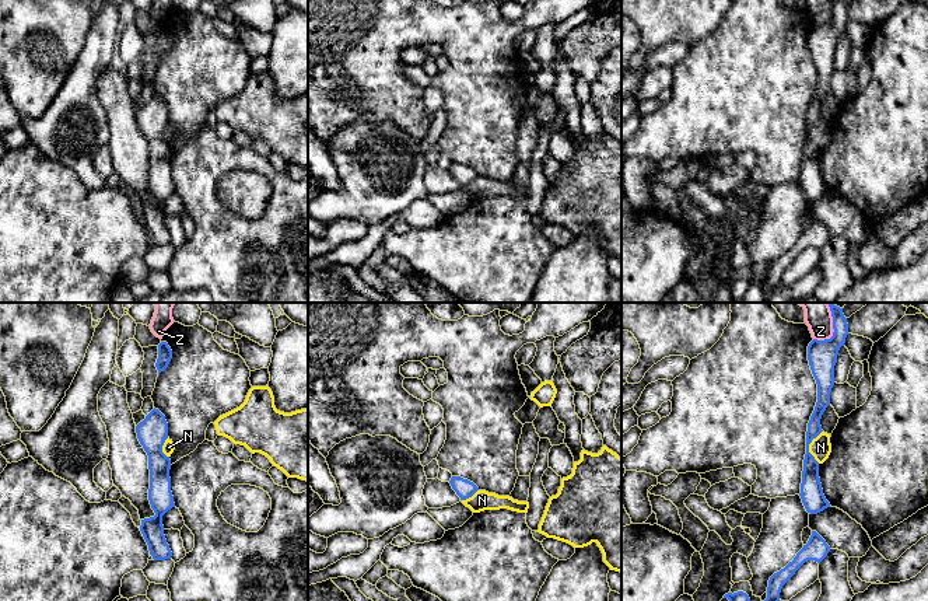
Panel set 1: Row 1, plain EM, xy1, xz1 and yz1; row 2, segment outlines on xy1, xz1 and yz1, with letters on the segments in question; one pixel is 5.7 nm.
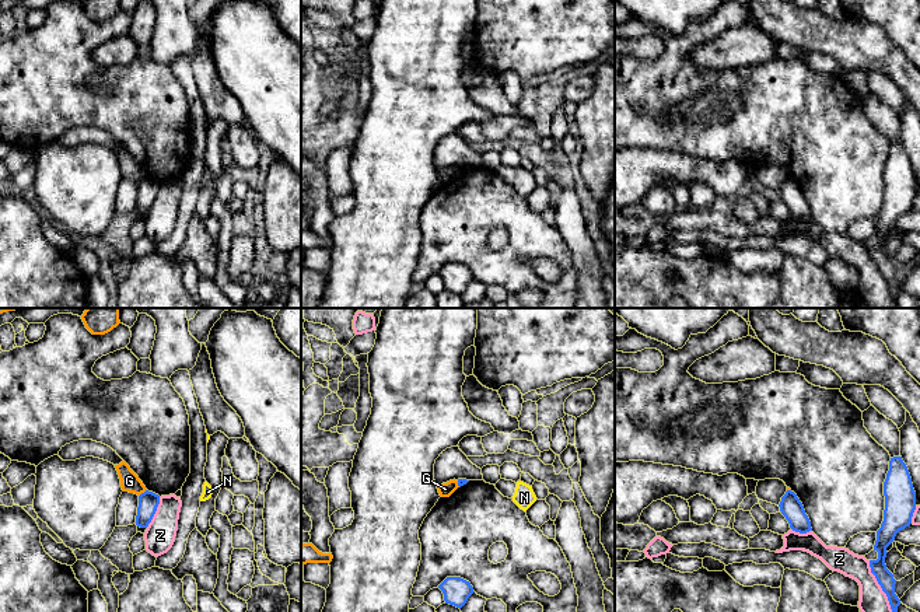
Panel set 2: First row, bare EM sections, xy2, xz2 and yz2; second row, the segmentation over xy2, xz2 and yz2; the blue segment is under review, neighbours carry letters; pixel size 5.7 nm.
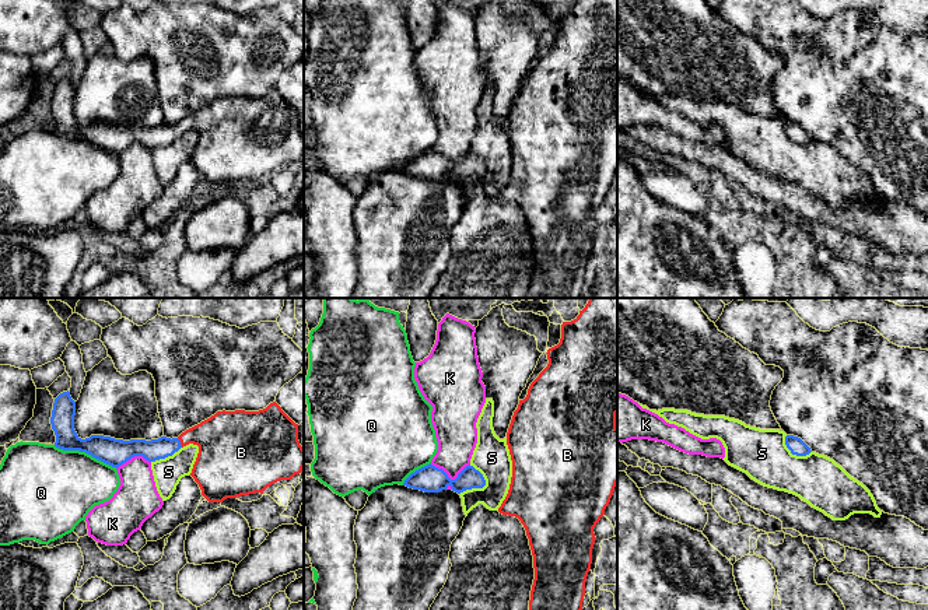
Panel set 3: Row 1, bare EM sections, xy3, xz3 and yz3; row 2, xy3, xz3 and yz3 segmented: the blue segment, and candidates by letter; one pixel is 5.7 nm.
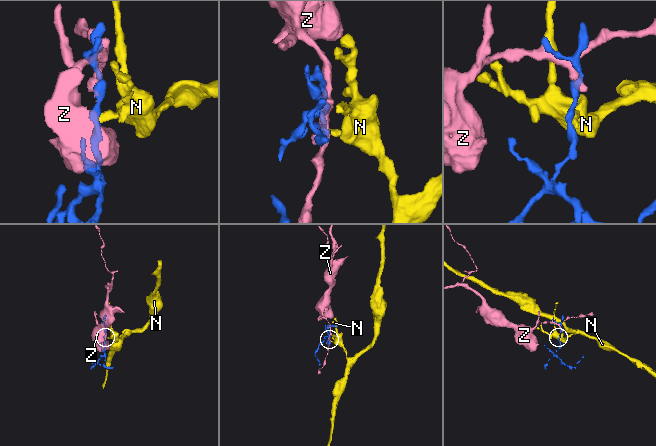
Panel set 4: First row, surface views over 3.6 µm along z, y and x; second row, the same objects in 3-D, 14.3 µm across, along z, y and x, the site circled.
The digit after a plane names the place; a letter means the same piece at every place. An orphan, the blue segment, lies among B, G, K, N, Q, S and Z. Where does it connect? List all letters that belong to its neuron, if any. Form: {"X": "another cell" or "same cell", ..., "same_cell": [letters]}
{"B": "same cell", "G": "another cell", "K": "another cell", "N": "another cell", "Q": "another cell", "S": "another cell", "Z": "another cell", "same_cell": ["B"]}

